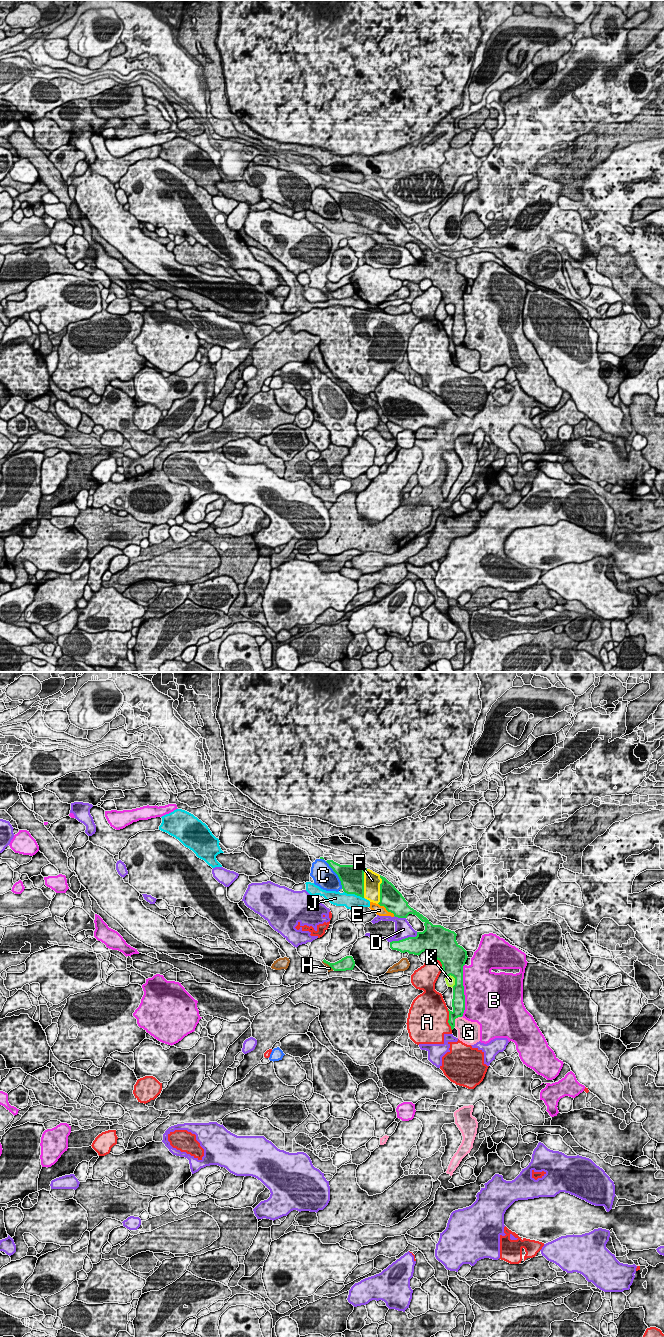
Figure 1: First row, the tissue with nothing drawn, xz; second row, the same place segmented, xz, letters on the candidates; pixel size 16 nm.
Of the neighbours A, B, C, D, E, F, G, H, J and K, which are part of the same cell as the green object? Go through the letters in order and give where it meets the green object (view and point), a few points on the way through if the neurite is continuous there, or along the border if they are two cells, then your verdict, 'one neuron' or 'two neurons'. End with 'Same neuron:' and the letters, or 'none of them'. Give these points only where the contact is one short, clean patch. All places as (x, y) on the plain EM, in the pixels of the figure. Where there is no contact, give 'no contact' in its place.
A: xz (449, 347) | two neurons
B: xz (463, 318) | two neurons
C: xz (337, 202) | two neurons
D: xz (405, 266) | two neurons
E: xz (386, 237) | two neurons
F: xz (363, 211) | one neuron
G: xz (454, 348) | two neurons
H: xz (328, 292) | along xz (322, 289), (333, 297) | two neurons
J: xz (354, 221) | along xz (344, 219), (363, 226) | two neurons
K: xz (455, 307) | two neurons
Same neuron: F

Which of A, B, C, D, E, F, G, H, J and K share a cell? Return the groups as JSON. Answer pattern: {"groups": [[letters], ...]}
{"groups": [["A", "D"], ["B"], ["C"], ["E", "J"], ["F"], ["G"], ["H"], ["K"]]}

